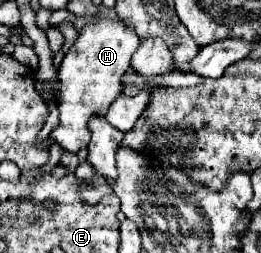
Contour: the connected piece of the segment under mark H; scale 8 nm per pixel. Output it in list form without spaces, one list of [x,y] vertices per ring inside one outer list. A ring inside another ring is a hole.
[[[99,18],[79,32],[77,42],[63,58],[59,68],[59,124],[49,134],[63,152],[77,154],[89,144],[91,130],[89,120],[93,116],[105,116],[111,102],[123,92],[123,74],[131,66],[131,56],[139,46],[139,38],[131,34],[131,26],[123,26],[119,20]]]

